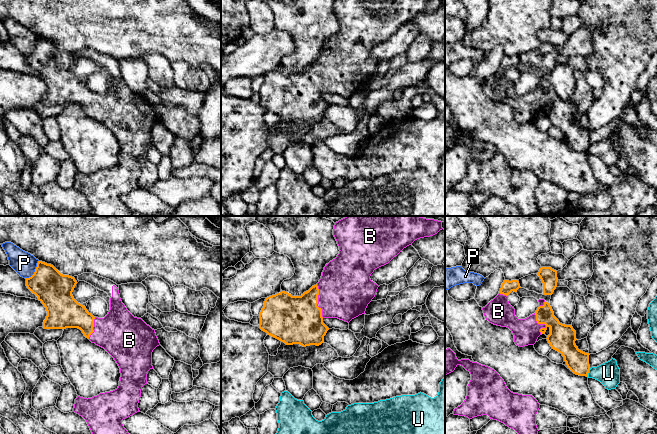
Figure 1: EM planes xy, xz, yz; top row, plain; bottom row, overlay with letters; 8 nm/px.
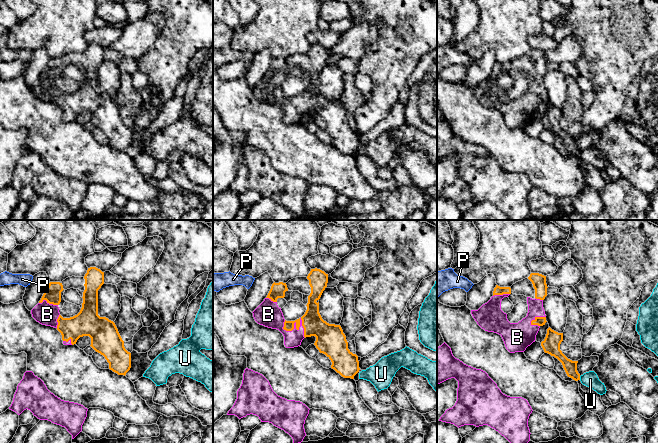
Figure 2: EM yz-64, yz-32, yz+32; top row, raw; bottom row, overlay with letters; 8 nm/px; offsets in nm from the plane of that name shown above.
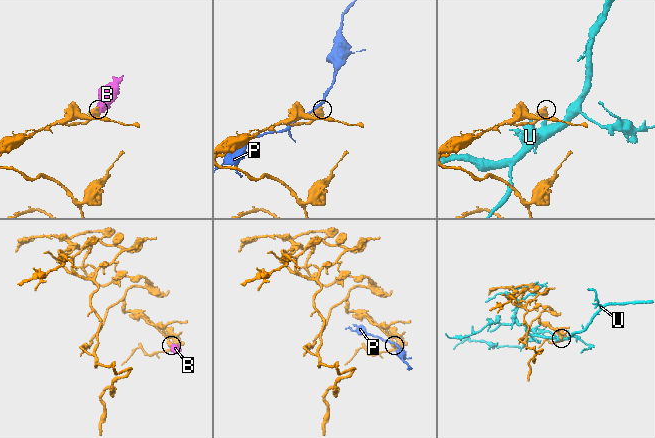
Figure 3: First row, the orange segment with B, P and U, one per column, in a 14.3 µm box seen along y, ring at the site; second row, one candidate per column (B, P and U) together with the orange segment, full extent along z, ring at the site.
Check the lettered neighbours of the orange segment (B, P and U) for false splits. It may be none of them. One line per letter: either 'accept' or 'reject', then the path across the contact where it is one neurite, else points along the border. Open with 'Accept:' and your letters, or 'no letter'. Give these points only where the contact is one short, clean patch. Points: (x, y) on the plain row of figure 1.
Accept: B
B: accept
P: reject
U: reject; border yz (590, 144), (587, 152)

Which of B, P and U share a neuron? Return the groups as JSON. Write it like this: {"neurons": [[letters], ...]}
{"neurons": [["B"], ["P"], ["U"]]}

